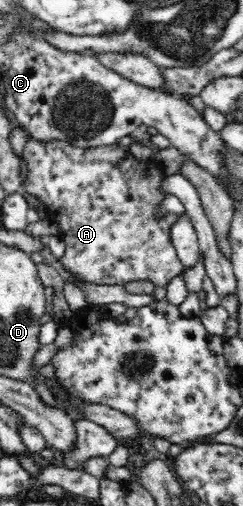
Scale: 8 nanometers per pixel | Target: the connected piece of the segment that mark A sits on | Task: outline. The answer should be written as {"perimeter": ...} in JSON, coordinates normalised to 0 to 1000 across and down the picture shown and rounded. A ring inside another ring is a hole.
{"perimeter":[[[123,275],[99,292],[99,308],[111,318],[111,360],[107,375],[132,381],[156,393],[173,393],[181,401],[185,423],[218,439],[235,441],[247,457],[243,464],[272,480],[267,504],[247,512],[267,532],[305,540],[333,555],[383,559],[391,563],[494,563],[531,559],[531,555],[621,555],[642,569],[687,567],[691,559],[720,547],[745,543],[757,536],[753,522],[724,502],[720,486],[708,482],[704,466],[695,464],[695,449],[728,437],[728,423],[687,419],[671,427],[646,425],[654,409],[667,405],[671,379],[654,375],[654,362],[679,348],[671,336],[650,330],[638,320],[576,320],[535,296],[510,298],[506,294],[473,289],[416,289],[387,292],[333,292],[300,291],[292,285],[218,277],[202,281],[160,281]]]}

